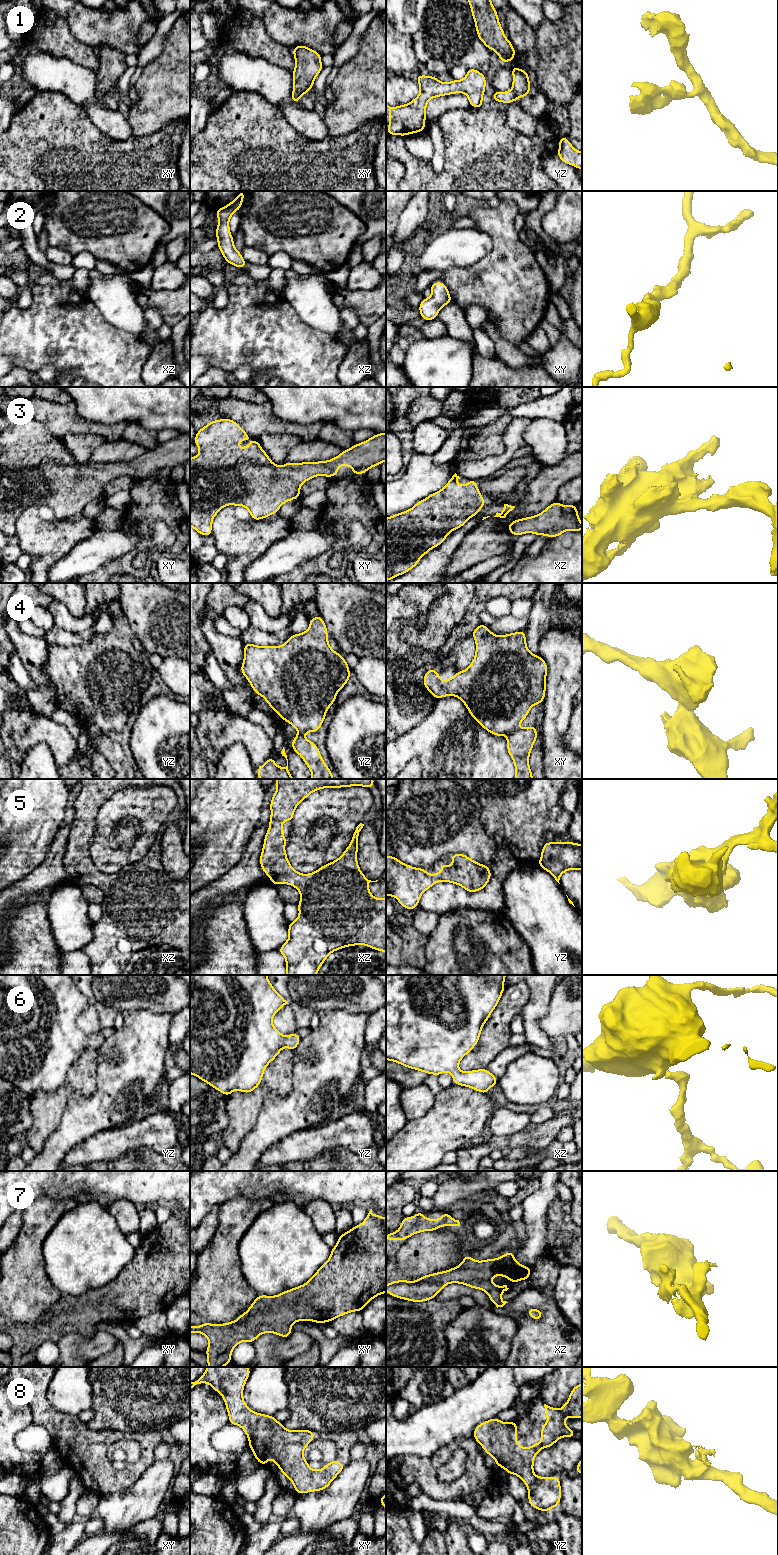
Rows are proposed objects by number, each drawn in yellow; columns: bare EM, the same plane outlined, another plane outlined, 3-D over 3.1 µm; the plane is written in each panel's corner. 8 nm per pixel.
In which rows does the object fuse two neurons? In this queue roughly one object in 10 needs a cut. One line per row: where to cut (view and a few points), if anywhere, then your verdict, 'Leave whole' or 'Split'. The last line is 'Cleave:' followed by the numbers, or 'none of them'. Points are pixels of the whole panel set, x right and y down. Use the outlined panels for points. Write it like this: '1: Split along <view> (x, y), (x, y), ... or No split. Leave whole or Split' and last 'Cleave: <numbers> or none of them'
1: Split along xy (293, 90), (302, 94). Split
2: No split. Leave whole
3: No split. Leave whole
4: Split along xy (516, 728), (507, 735). Split
5: No split. Leave whole
6: No split. Leave whole
7: No split. Leave whole
8: No split. Leave whole
Cleave: 1, 4

